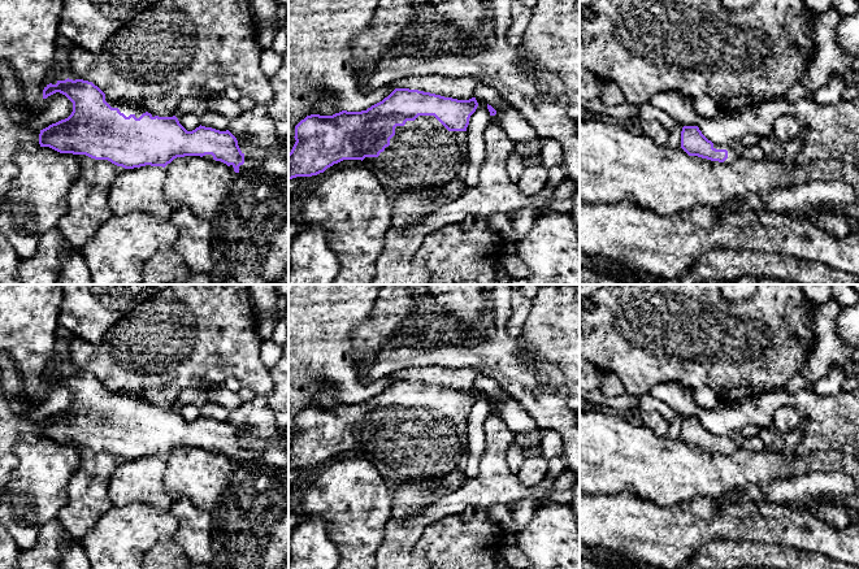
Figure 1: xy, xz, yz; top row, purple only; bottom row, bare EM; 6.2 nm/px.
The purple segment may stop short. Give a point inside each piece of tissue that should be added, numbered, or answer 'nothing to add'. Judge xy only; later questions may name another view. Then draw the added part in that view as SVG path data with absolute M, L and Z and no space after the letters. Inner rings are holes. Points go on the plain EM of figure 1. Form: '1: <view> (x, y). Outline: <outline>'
1: xy (125, 398). Outline: M105 386L105 392L112 399L118 399L121 404L123 404L126 408L130 405L134 405L136 409L139 409L143 404L146 404L146 400L135 394L130 394L127 391L113 391Z
2: xy (252, 451). Outline: M278 435L259 443L247 443L244 446L244 455L239 457L239 464L256 462L261 455L269 448L282 448L288 452L288 440L282 440Z

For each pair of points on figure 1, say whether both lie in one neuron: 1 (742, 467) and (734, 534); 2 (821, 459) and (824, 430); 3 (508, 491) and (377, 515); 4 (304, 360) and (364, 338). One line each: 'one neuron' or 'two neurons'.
1: two neurons
2: two neurons
3: two neurons
4: two neurons

